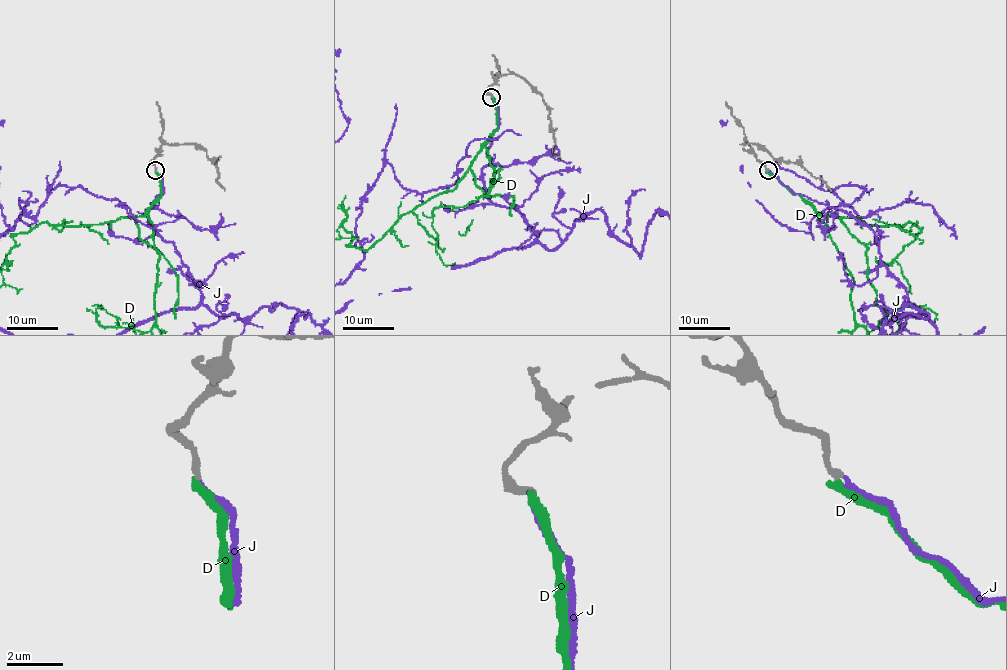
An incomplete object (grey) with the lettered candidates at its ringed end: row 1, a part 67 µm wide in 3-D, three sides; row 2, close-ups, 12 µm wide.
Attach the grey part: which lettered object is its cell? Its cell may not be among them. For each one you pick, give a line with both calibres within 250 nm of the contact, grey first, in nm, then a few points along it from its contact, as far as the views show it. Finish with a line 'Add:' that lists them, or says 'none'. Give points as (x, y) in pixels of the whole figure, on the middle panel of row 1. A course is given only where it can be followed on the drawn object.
J: 220 nm thick on the grey side, 200 nm on the other
Add: J

